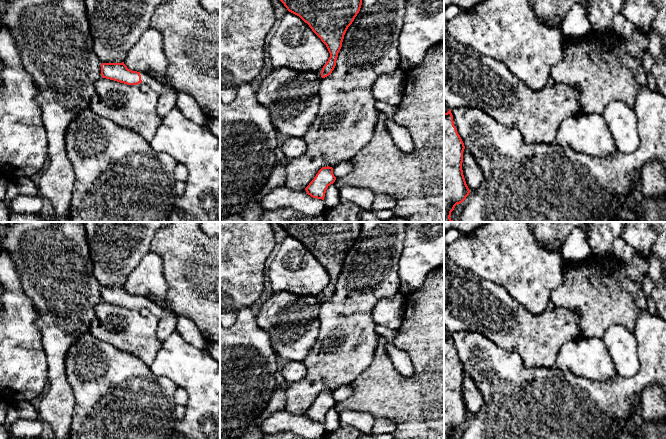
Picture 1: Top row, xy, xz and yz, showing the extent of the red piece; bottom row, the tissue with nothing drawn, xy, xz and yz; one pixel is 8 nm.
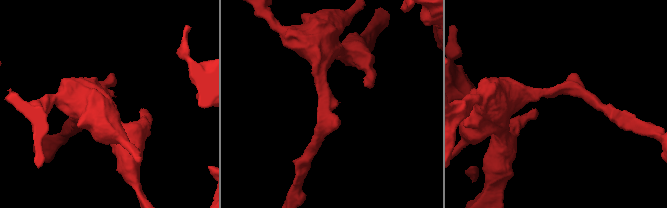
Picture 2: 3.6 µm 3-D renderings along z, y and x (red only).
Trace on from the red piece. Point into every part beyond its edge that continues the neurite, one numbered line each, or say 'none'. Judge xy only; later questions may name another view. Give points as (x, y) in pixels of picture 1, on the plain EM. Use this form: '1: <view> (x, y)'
1: xy (146, 303)

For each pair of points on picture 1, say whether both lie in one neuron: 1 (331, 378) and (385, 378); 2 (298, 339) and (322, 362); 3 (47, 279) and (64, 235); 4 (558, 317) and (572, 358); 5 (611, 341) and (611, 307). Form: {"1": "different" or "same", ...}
{"1": "different", "2": "different", "3": "same", "4": "different", "5": "different"}

